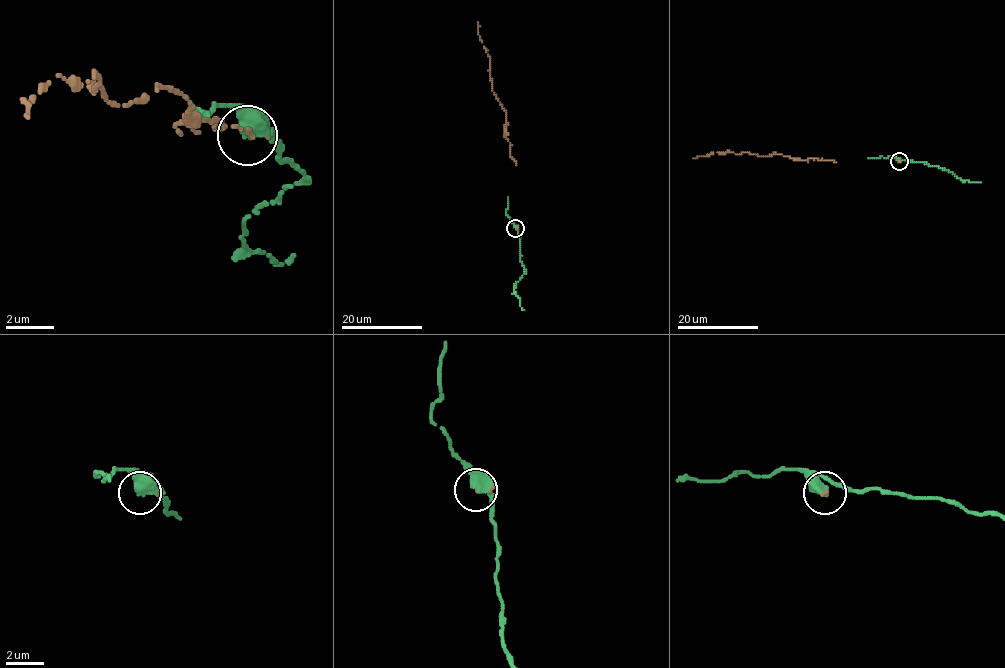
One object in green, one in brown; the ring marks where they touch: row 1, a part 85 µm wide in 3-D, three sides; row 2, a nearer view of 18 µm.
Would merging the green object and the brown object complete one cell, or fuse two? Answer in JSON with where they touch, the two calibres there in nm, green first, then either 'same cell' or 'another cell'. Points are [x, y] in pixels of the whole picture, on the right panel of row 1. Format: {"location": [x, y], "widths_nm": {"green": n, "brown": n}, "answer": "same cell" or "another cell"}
{"location": [899, 161], "widths_nm": {"green": 600, "brown": 150}, "answer": "same cell"}

